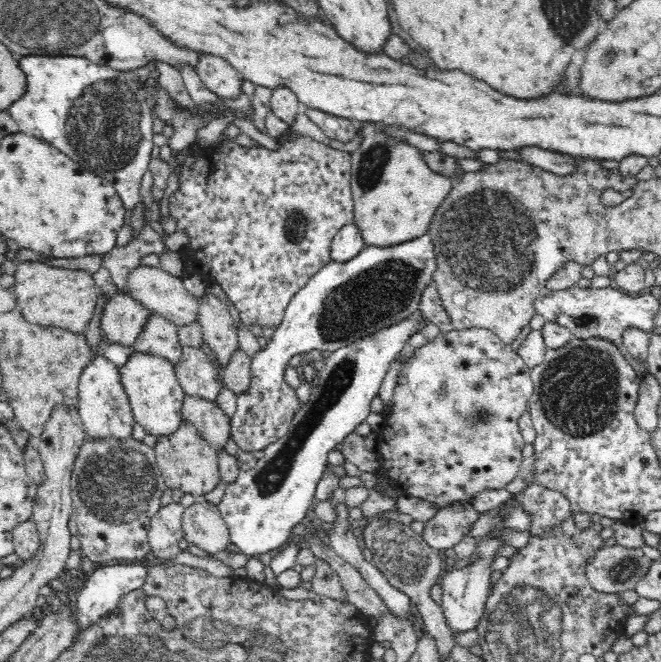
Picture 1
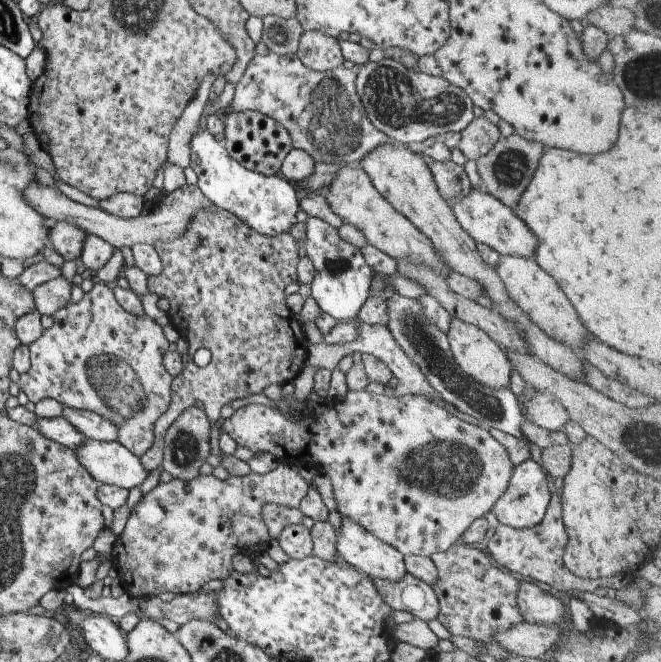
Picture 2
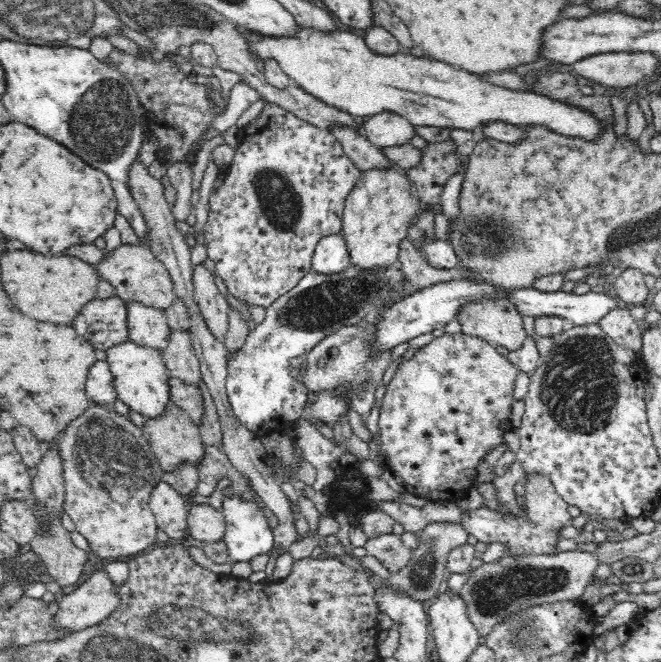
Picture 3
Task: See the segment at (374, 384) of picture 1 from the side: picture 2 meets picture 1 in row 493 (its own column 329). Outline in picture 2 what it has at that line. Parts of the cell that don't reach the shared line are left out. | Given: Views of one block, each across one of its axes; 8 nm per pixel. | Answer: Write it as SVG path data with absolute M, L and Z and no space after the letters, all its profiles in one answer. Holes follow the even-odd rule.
M307 217L303 249L313 265L314 275L309 284L310 295L319 310L336 321L349 320L356 316L367 297L374 272L365 263L358 248L341 240L337 230L316 217Z

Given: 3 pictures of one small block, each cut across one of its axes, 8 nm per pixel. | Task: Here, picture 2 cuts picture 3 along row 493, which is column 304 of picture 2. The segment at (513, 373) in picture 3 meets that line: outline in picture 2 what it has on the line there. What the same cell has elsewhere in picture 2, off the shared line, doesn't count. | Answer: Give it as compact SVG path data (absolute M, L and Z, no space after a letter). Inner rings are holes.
M365 389L347 391L341 401L327 399L323 403L323 412L316 411L312 413L311 410L306 408L305 412L295 422L291 418L287 418L283 412L279 412L279 410L273 410L273 408L265 405L247 403L247 405L234 410L229 418L221 422L220 431L230 436L235 444L245 446L245 448L251 450L254 455L261 453L271 454L277 462L283 465L292 466L294 469L295 464L297 464L296 466L315 468L318 473L327 476L333 488L333 500L335 500L335 506L337 506L336 512L343 518L349 518L351 522L357 522L357 526L365 528L365 530L369 531L369 534L373 534L381 542L393 546L404 557L408 555L430 557L433 553L437 554L447 550L453 543L458 542L461 534L469 528L469 524L473 520L484 516L485 513L490 512L493 504L497 502L497 498L501 498L501 494L505 494L505 488L509 486L511 471L513 470L509 456L505 452L505 446L501 446L486 428L473 426L473 424L461 421L443 410L443 408L418 395L407 394L397 398L395 395L393 397L383 394L379 396L379 394L367 392Z

